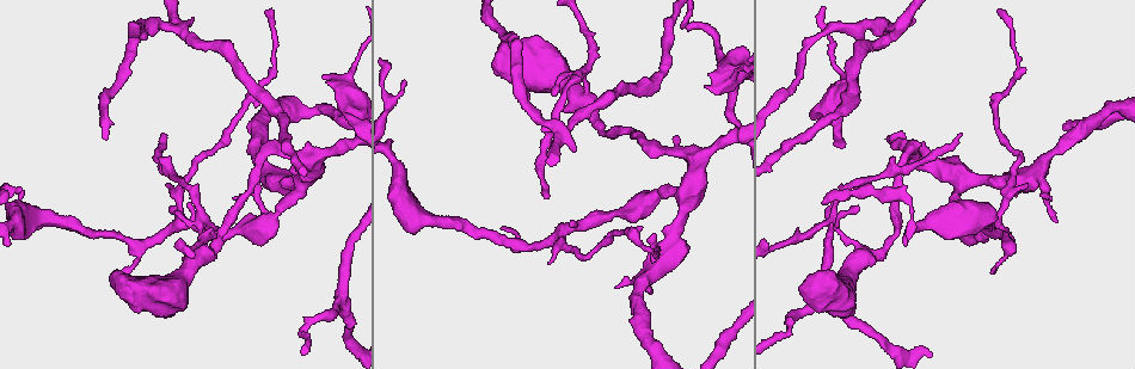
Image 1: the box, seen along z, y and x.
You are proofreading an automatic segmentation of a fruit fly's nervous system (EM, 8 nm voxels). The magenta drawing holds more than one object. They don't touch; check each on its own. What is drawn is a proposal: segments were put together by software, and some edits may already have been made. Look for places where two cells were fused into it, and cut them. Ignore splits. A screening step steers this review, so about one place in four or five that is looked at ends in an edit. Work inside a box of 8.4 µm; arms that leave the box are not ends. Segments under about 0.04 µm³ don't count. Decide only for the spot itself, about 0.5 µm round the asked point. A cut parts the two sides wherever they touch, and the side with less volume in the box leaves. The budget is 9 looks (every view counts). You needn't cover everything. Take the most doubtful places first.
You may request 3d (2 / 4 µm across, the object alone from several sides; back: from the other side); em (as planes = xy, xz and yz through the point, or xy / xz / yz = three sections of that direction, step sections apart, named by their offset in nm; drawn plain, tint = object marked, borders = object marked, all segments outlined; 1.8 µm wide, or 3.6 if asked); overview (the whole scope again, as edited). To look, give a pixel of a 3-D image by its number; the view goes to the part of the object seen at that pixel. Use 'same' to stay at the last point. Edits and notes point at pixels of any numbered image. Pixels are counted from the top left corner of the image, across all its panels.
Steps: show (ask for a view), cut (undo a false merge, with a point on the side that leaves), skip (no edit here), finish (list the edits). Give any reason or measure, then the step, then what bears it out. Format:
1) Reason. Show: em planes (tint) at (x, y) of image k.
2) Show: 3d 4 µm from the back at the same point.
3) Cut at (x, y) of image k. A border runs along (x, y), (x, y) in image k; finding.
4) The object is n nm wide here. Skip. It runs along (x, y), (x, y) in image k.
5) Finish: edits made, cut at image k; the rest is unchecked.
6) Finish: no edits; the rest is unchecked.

Three arms meet. Show: 3d 2 µm at (896, 31) of image 1.

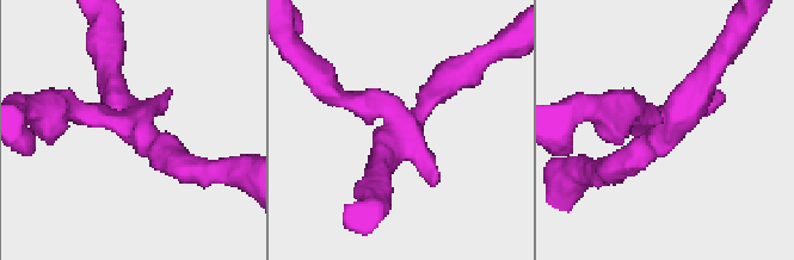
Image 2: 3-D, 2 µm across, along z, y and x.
Show: em xz step 8 (tint) at (129, 123) of image 2.

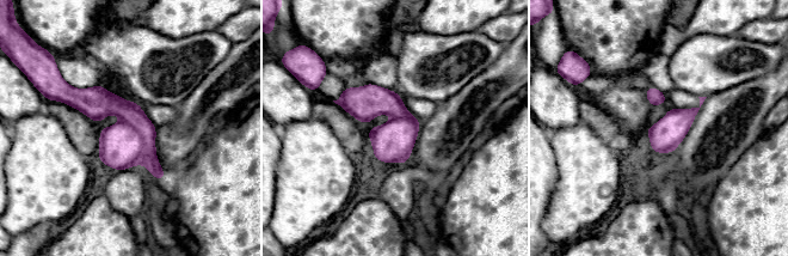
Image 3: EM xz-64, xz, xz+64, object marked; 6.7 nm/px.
Show: em yz step 8 (tint) at the same point.

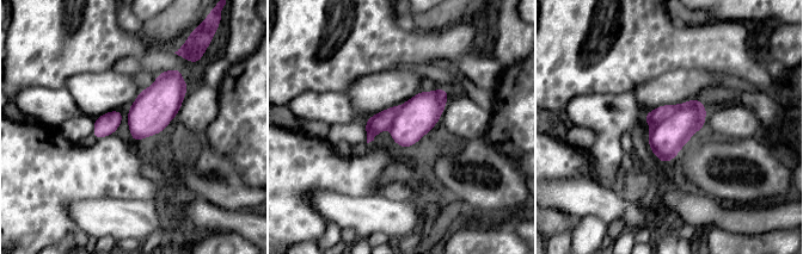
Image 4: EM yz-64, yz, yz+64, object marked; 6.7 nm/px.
Cut at (659, 115) of image 4. Two cells meet here.

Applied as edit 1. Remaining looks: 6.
Thin neck. Show: 3d 4 µm at (199, 220) of image 1.

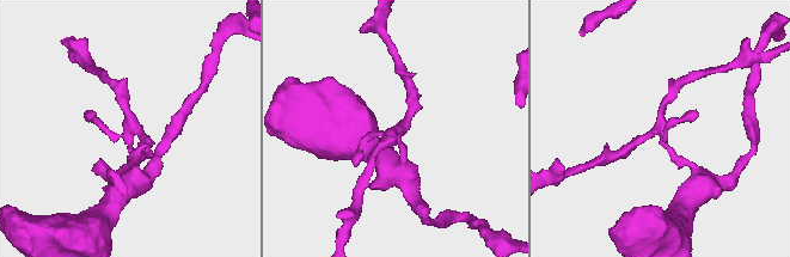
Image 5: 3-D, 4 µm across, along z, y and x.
Show: em planes (tint) at (399, 131) of image 5.

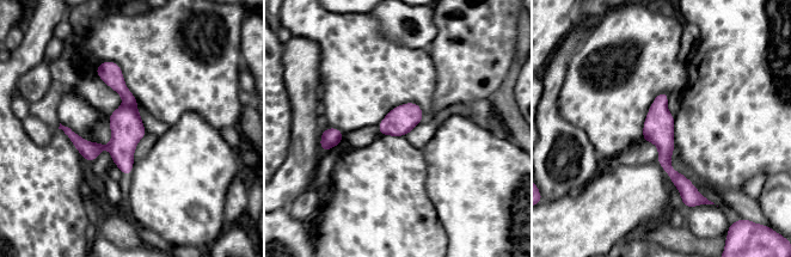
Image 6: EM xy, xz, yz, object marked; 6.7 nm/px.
Cut at (662, 136) of image 6. A border runs along (673, 170), (669, 175) in image 6; two cells meet here.

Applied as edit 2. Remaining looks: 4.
Sharp bend. Show: em planes (tint) at (305, 333) of image 1.

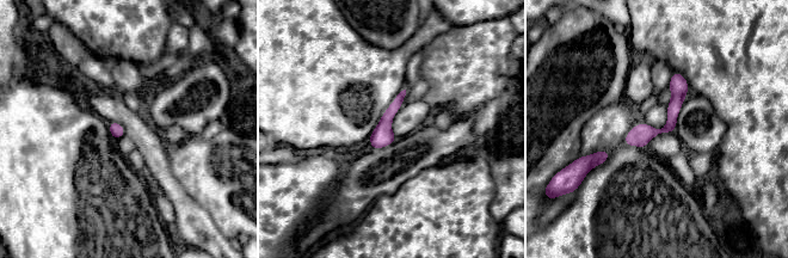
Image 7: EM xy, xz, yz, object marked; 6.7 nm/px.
The object is 100 nm wide here. Skip. It runs along (675, 74), (672, 122), (628, 142) in image 7; continuous, no second cell.

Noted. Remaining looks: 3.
Thick turns thin. Show: em xy step 4 (tint) at (845, 78) of image 1.

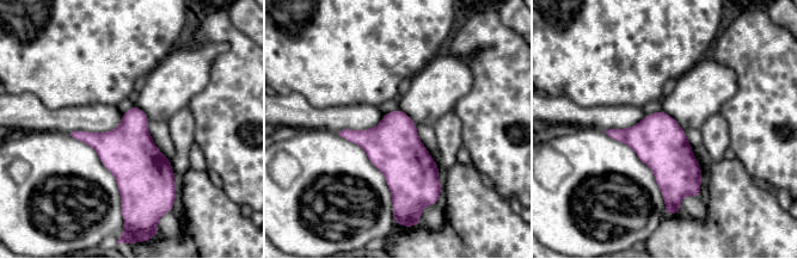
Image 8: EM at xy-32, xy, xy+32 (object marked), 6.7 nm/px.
Show: em planes (tint) at the same point.

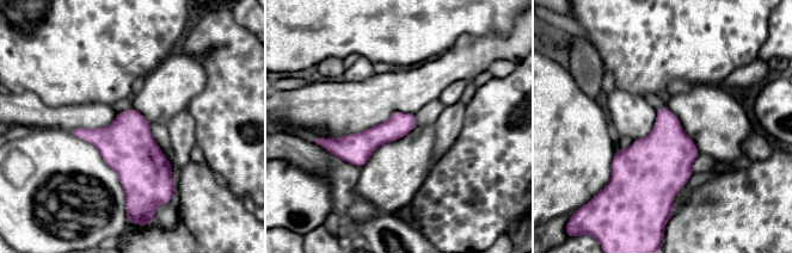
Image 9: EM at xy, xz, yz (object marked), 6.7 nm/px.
The object is 170 nm wide here. Skip. All the same cell.

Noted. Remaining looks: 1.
Finish: edits made, cut at image 4, cut at image 6; the rest is unchecked.

